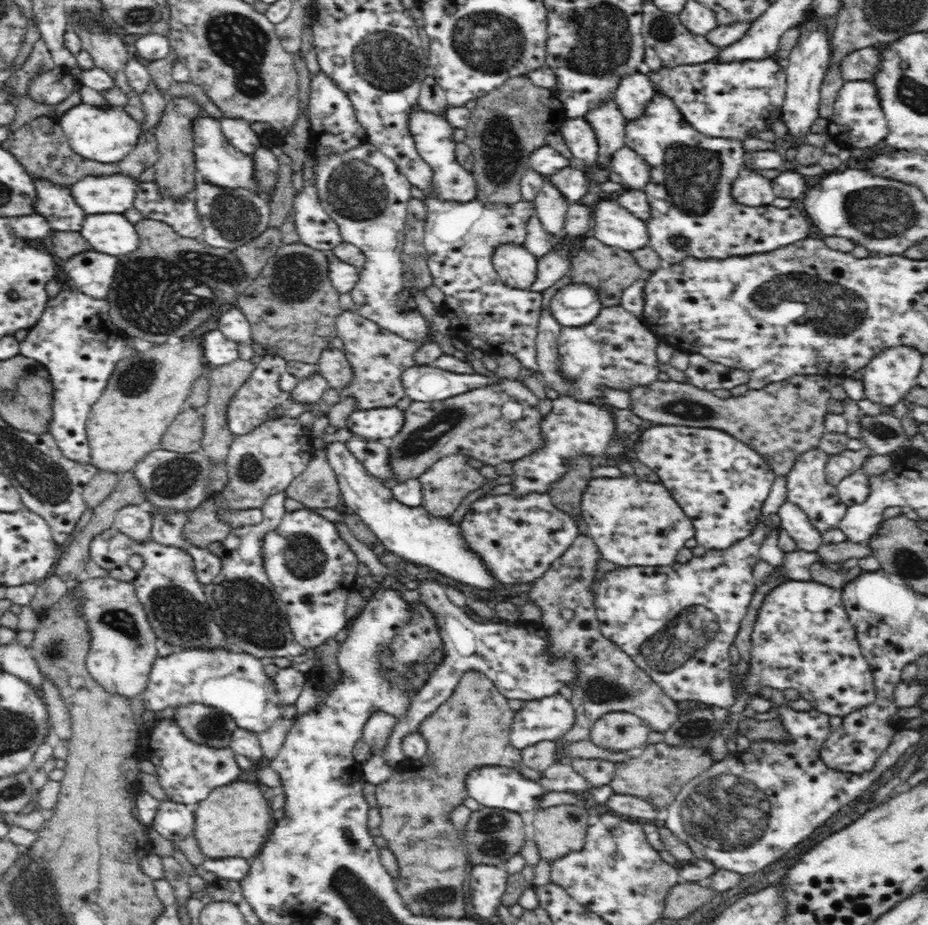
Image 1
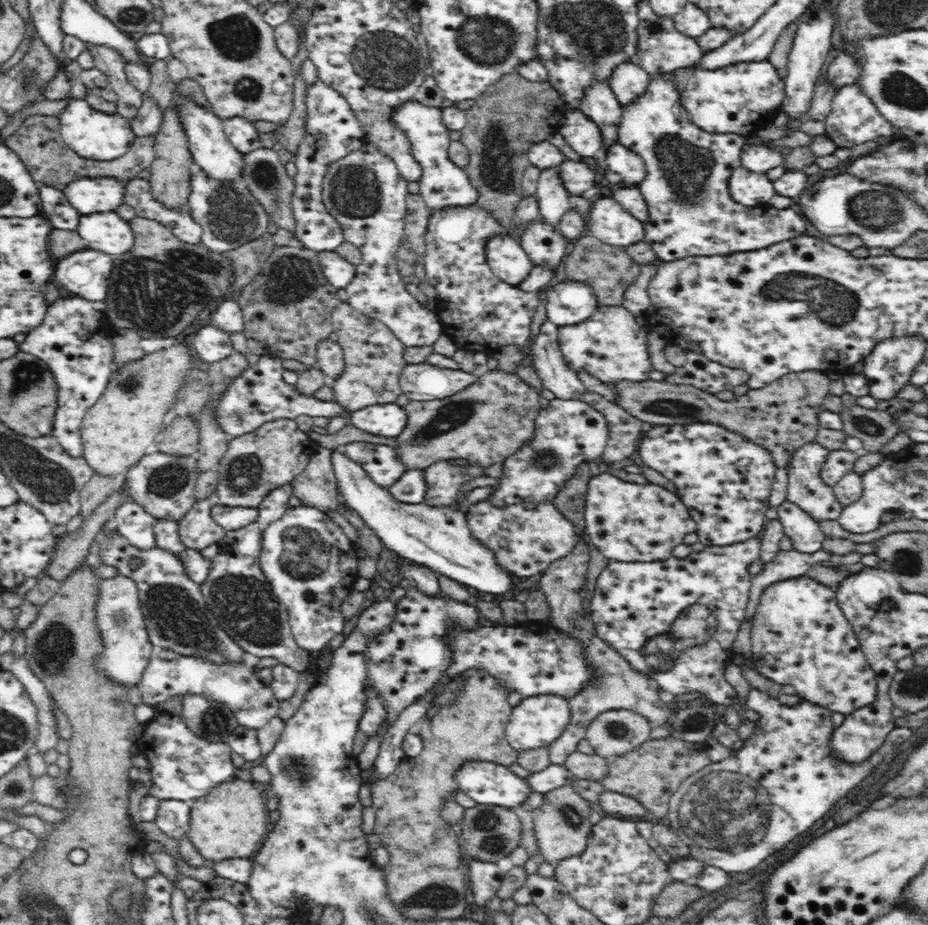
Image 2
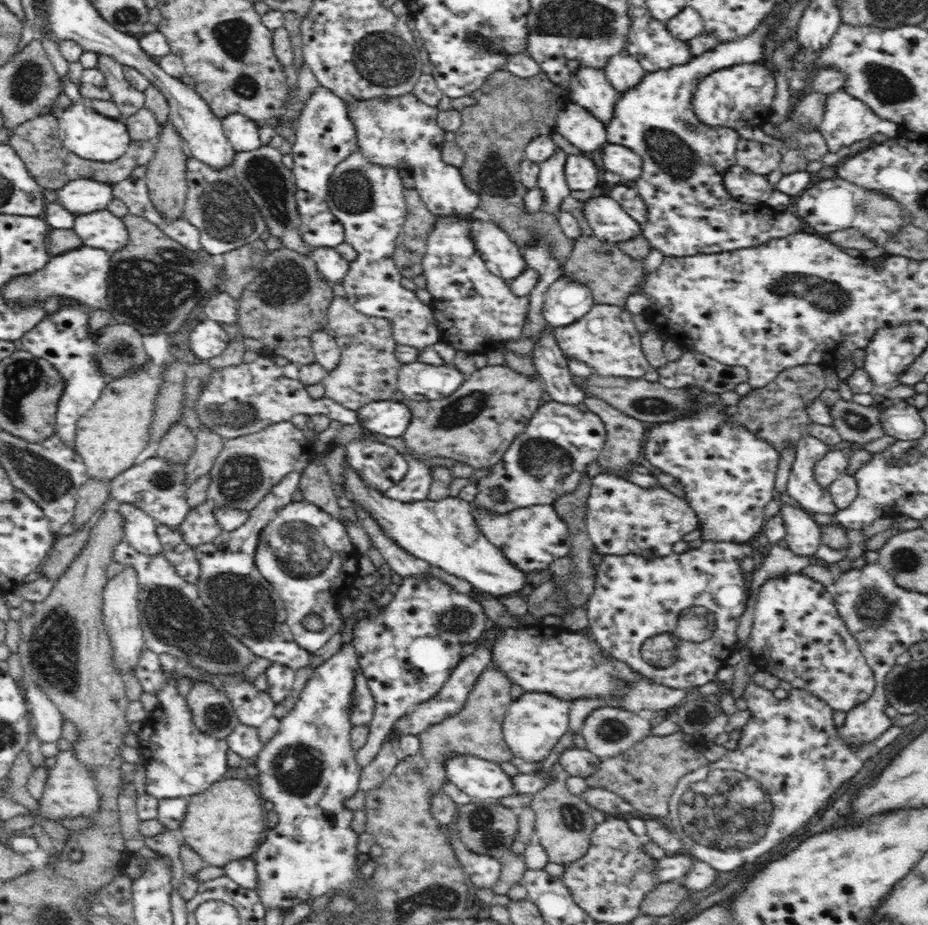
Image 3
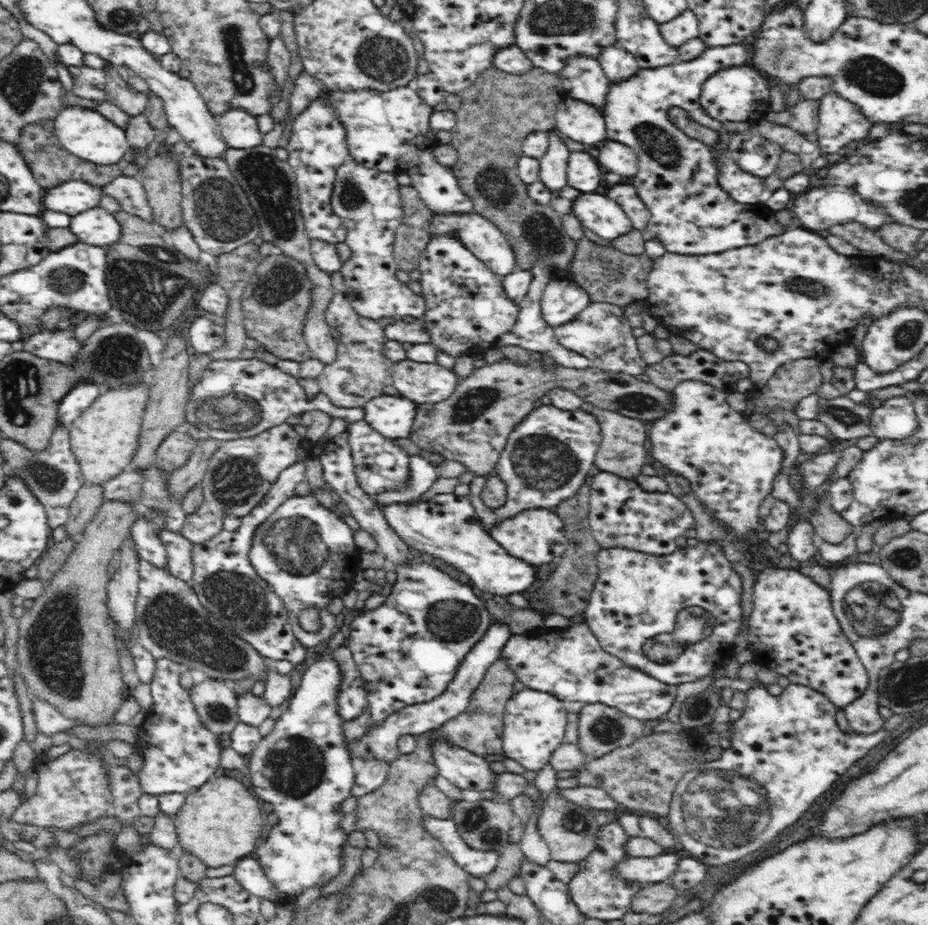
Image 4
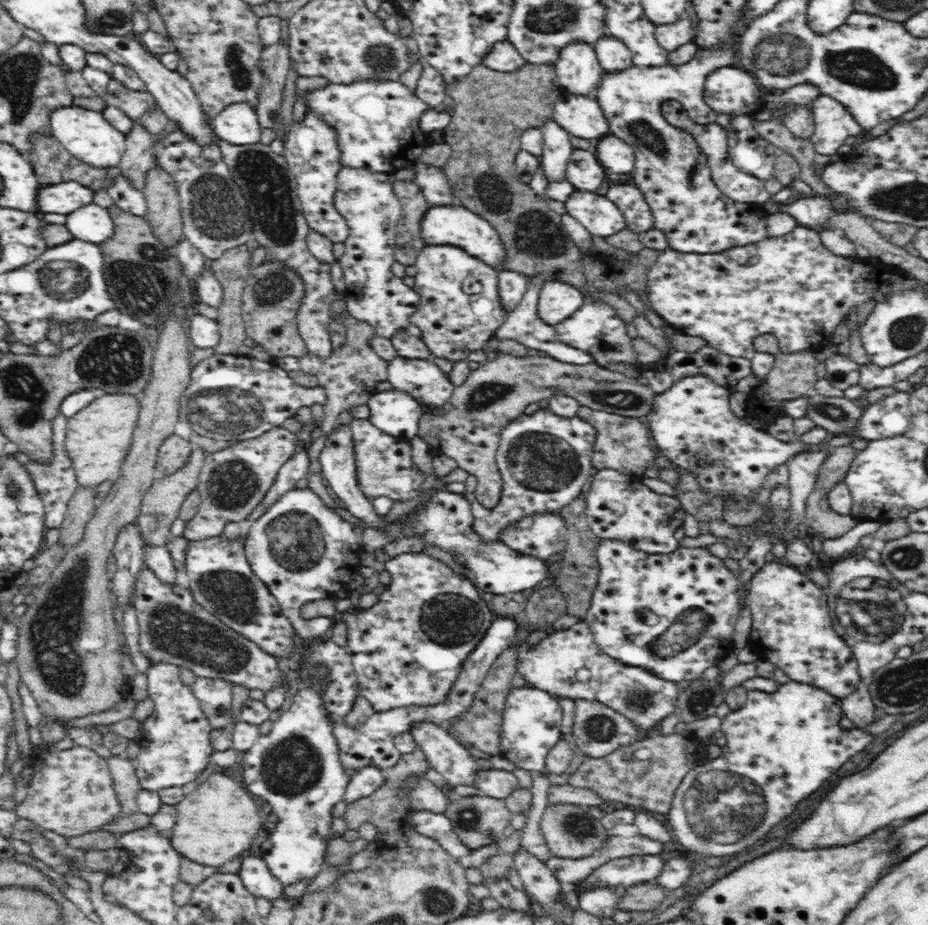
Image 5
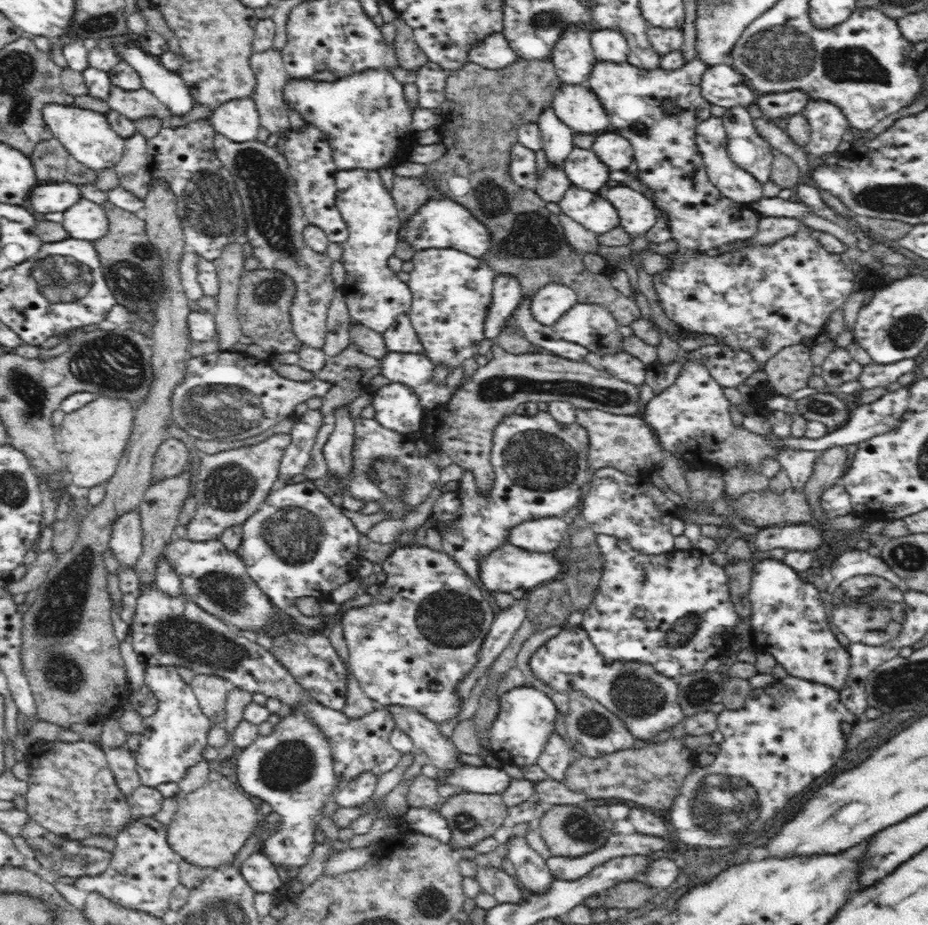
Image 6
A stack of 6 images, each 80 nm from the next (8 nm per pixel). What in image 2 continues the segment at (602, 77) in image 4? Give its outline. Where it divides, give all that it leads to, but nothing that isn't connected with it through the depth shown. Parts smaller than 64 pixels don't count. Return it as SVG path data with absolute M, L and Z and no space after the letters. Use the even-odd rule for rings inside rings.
M598 80L585 89L581 111L599 126L603 134L603 150L617 144L618 125L622 120L622 106L615 97L609 81Z

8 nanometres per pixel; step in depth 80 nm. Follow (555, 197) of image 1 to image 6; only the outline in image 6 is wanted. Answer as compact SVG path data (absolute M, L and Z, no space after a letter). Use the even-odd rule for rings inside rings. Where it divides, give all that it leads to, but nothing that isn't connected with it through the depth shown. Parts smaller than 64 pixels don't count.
M551 106L542 113L537 123L541 130L542 149L546 157L552 165L563 167L570 150L575 147L572 143L573 130L559 120Z

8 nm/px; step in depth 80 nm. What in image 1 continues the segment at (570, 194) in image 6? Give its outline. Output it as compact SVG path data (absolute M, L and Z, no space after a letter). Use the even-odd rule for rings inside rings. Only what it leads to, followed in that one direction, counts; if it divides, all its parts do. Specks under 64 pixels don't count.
M600 197L593 205L593 226L590 234L612 248L638 250L649 244L647 222L633 216L617 201Z

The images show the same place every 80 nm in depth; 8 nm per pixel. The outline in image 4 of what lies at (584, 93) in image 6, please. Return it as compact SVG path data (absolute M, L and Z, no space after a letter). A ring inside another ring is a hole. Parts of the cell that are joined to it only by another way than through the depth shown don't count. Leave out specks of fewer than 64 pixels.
M566 96L558 102L555 110L555 128L568 138L592 146L600 140L607 140L606 121L603 111L588 105L587 102L578 101Z

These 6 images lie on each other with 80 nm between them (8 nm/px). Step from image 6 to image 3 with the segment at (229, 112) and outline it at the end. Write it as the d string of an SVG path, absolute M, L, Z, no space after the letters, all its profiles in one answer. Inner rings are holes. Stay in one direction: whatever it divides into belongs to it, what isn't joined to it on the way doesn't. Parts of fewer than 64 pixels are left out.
M234 113L220 119L226 138L235 151L246 153L263 145L259 135L259 126L251 118Z

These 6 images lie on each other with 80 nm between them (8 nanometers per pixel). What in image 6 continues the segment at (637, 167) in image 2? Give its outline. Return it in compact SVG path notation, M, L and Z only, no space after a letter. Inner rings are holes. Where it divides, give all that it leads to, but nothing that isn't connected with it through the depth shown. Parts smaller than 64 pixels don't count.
M613 130L602 132L594 138L591 149L610 172L627 170L634 160L630 141Z

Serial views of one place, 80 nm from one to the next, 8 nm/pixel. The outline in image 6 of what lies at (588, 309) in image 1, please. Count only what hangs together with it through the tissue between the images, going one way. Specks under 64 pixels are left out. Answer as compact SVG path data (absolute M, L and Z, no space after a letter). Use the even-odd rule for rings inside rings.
M546 283L531 298L530 313L540 324L553 326L578 304L577 295L562 283Z

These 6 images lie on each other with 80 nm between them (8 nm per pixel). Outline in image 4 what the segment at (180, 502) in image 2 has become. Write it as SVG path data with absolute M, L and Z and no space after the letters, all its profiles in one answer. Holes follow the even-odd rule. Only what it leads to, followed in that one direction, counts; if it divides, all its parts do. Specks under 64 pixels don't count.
M154 467L143 473L136 471L136 469L132 471L125 470L120 475L102 483L102 497L104 497L106 501L134 502L136 506L139 506L141 509L149 506L149 508L159 510L159 512L163 512L163 515L167 518L167 529L173 533L180 533L187 516L184 515L184 511L182 511L181 501L174 499L174 497L168 493L168 489L166 489L167 476L168 472L163 472Z

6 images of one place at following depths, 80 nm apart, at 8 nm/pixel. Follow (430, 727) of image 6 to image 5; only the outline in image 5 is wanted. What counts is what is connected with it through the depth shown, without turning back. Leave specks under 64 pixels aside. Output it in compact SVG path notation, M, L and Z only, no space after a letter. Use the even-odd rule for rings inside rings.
M423 721L414 722L408 732L416 746L422 749L430 767L436 769L452 787L457 784L470 786L477 778L479 769L474 756L448 730L439 724Z

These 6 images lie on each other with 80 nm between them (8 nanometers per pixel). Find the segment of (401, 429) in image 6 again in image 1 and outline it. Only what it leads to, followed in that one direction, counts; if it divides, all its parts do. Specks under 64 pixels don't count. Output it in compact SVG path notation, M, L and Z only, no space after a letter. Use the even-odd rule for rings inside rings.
M396 406L355 410L347 418L347 428L365 441L390 441L402 428L404 411Z

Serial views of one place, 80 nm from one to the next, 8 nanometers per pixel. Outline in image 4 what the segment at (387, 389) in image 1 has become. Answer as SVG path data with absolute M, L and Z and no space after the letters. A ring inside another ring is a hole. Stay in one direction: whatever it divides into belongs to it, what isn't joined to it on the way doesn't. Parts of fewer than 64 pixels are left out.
M336 292L332 298L325 319L331 328L340 333L340 338L337 341L336 358L326 364L315 379L320 390L332 401L332 405L340 408L363 407L372 398L382 396L384 386L393 384L395 362L384 357L382 353L382 342L387 340L384 336L384 326L393 320L385 318L376 321L358 315L340 292Z

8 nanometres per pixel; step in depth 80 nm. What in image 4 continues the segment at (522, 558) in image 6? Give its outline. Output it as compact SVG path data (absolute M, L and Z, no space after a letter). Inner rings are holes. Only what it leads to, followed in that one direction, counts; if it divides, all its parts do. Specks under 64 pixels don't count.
M440 493L420 504L404 505L392 503L379 506L388 524L405 544L414 546L418 552L426 552L442 558L470 577L471 586L477 591L490 592L498 596L509 596L514 592L524 593L535 589L539 583L538 566L512 557L507 550L482 529L477 522L476 511L467 496Z

